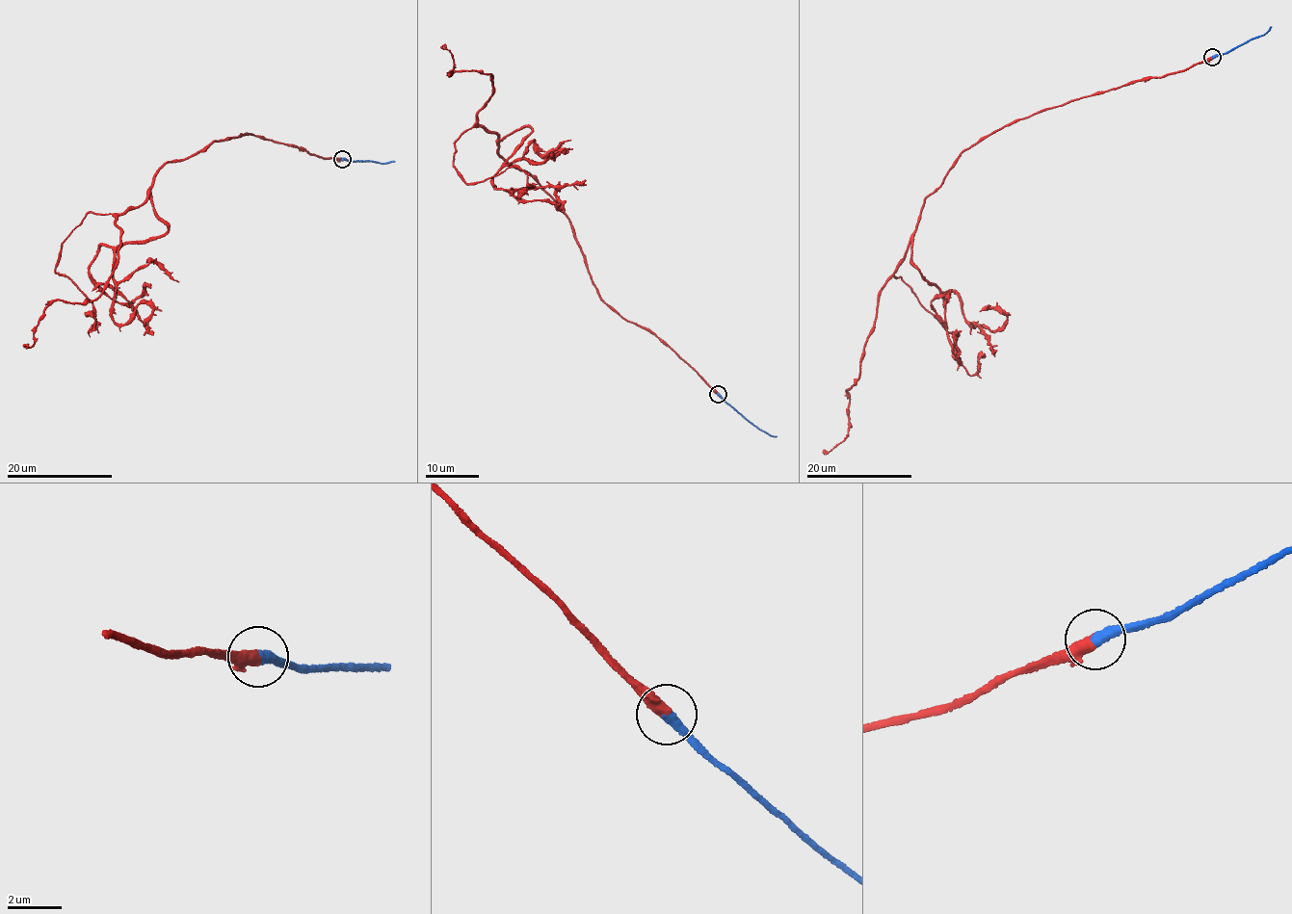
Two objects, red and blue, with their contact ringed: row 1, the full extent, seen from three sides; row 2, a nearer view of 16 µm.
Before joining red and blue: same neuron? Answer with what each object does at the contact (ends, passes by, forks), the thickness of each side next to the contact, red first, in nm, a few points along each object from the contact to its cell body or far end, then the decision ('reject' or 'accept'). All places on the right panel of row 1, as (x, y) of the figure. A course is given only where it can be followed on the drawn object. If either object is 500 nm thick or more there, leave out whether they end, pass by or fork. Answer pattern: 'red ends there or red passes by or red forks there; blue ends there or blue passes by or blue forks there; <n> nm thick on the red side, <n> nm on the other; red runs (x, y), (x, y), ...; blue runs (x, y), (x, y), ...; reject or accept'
red ends there; blue ends there; 420 nm thick on the red side, 400 nm on the other; red runs (1212, 57), (1044, 108), (960, 154), (880, 294), (845, 390), (847, 436), (824, 455); blue runs (1212, 57), (1259, 37), (1270, 27); accept

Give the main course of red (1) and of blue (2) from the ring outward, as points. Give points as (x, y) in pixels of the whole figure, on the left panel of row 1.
1: (343, 159), (248, 132), (168, 161), (149, 195), (118, 218), (105, 289), (47, 307), (24, 348)
2: (343, 159), (378, 163), (394, 161)

